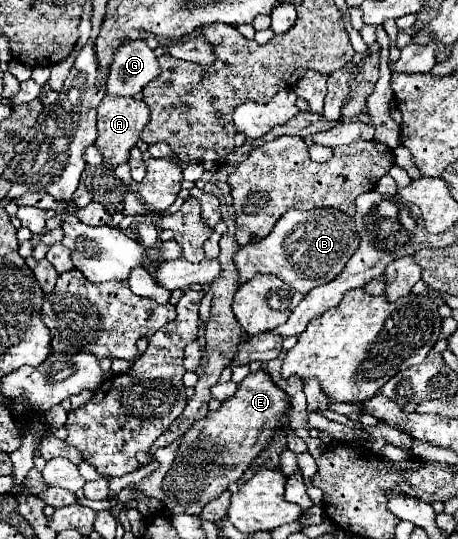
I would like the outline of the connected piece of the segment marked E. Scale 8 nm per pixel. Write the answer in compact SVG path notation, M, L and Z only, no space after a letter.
M264 370L250 372L234 398L226 400L220 410L198 420L182 436L184 444L180 446L172 468L162 480L162 504L166 514L200 516L206 502L212 502L218 498L218 494L222 494L222 490L228 490L228 486L248 470L252 460L266 448L266 444L270 444L288 408L288 394L284 394Z

